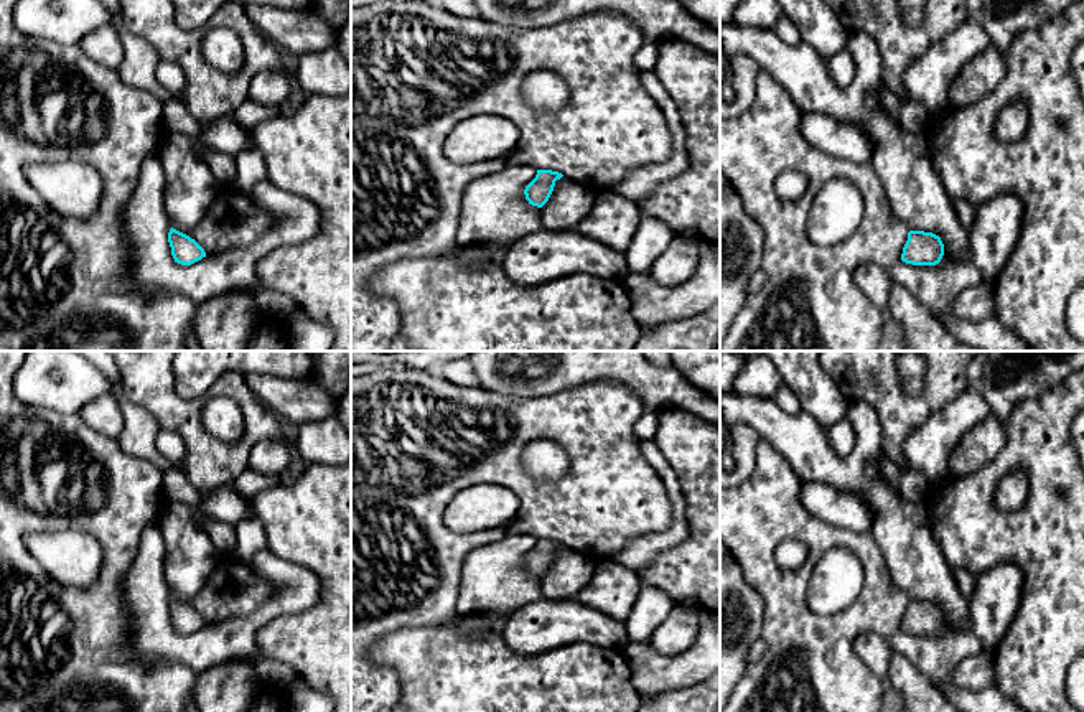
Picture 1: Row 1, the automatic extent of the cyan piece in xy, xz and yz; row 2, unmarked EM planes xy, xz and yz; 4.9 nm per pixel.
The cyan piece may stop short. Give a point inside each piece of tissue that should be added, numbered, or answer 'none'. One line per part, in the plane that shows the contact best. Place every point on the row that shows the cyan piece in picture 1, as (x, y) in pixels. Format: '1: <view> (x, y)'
none

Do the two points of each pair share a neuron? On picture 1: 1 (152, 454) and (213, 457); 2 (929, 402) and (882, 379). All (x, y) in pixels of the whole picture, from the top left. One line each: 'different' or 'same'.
1: different
2: same

